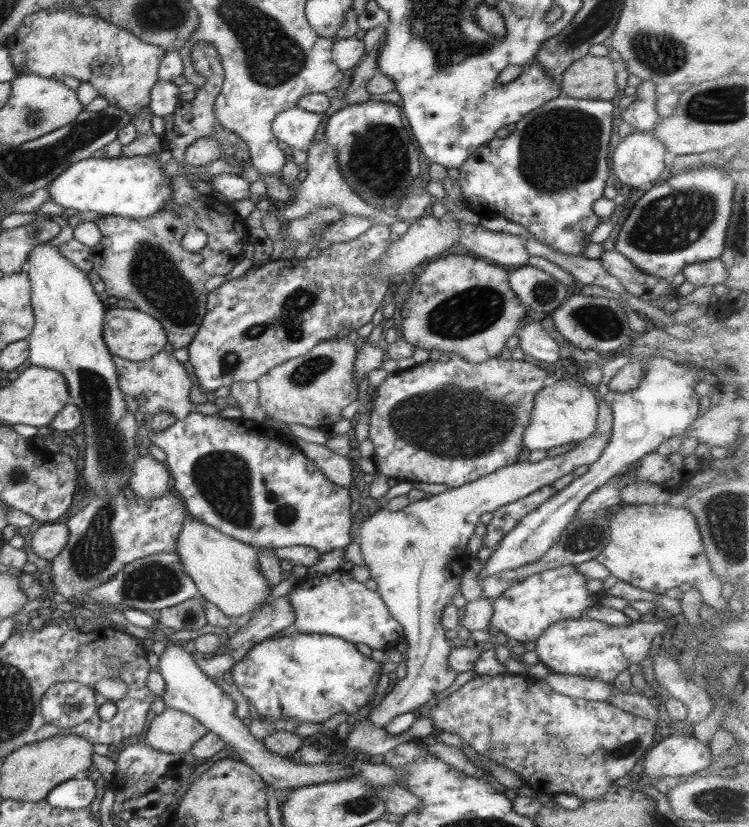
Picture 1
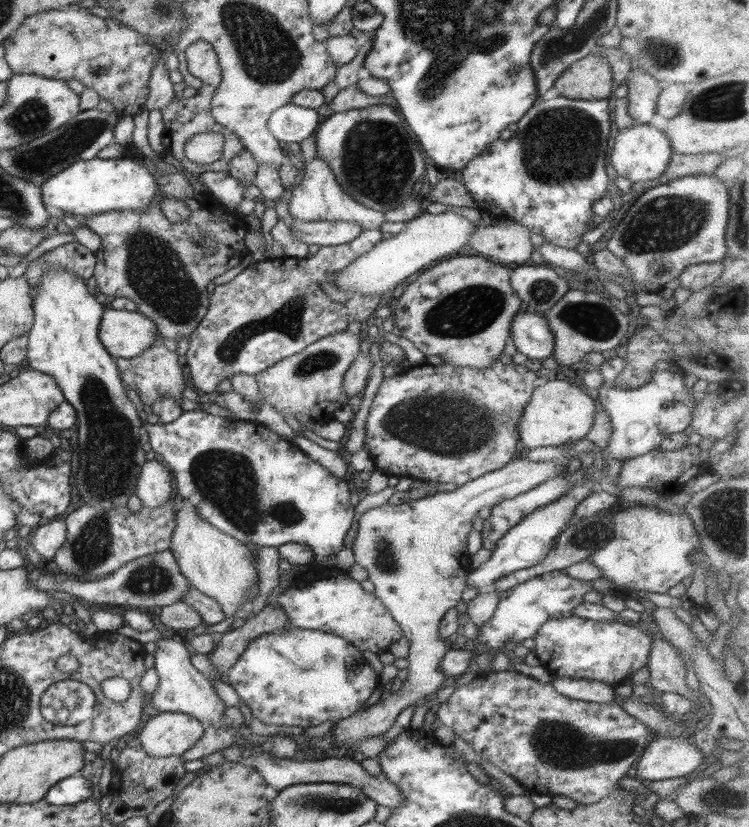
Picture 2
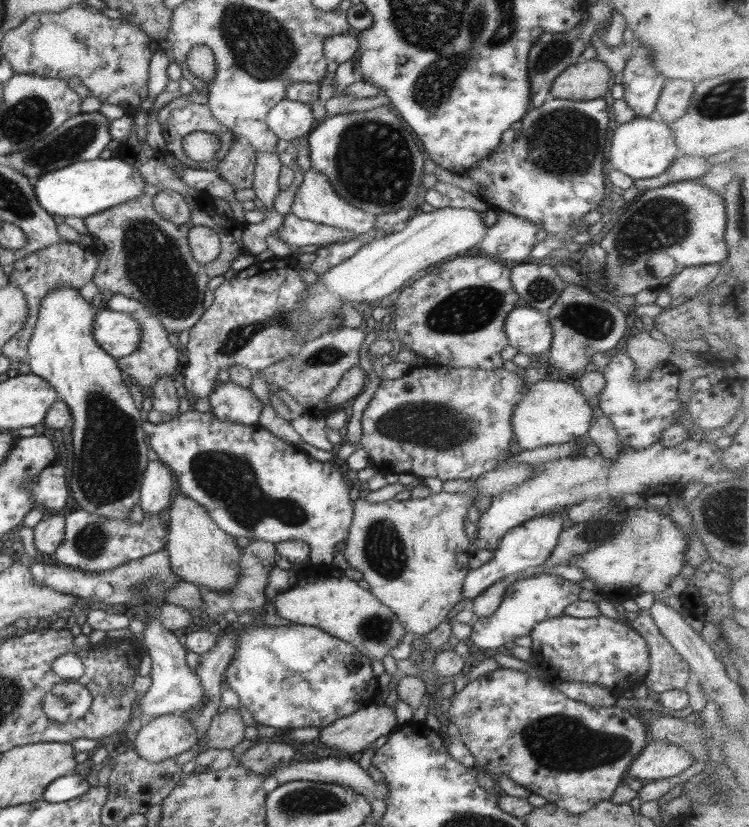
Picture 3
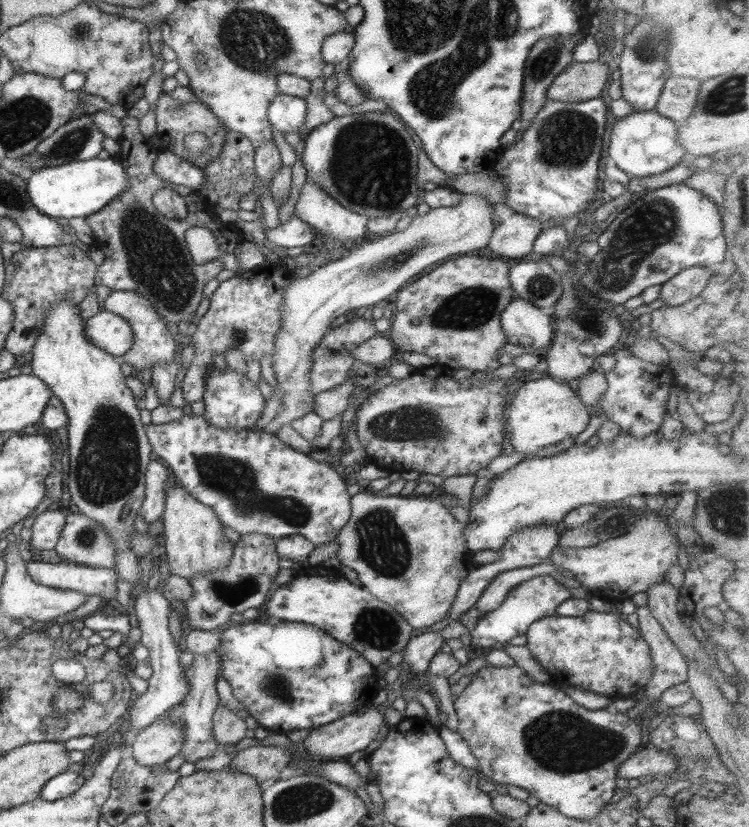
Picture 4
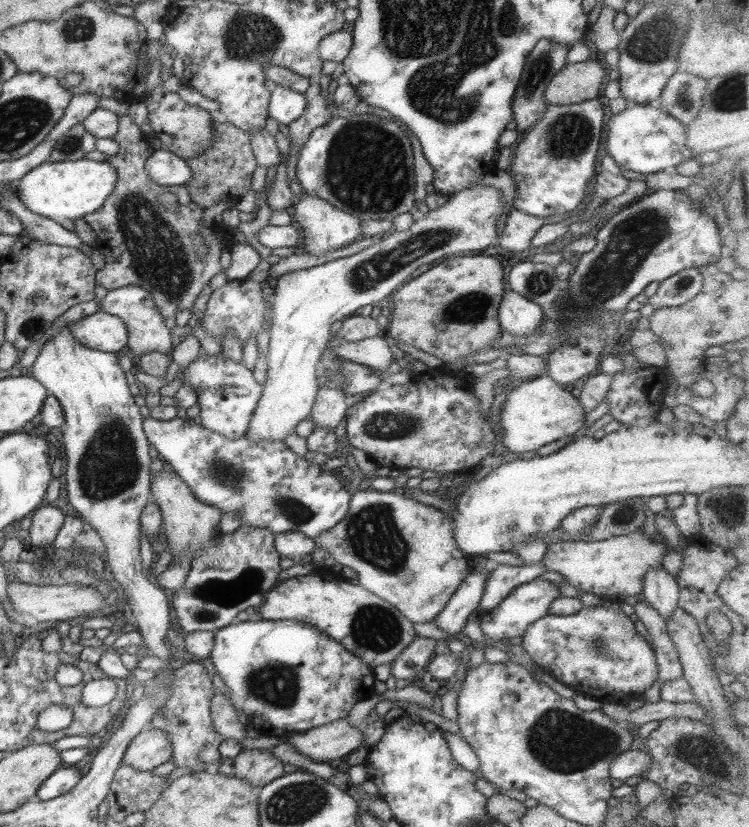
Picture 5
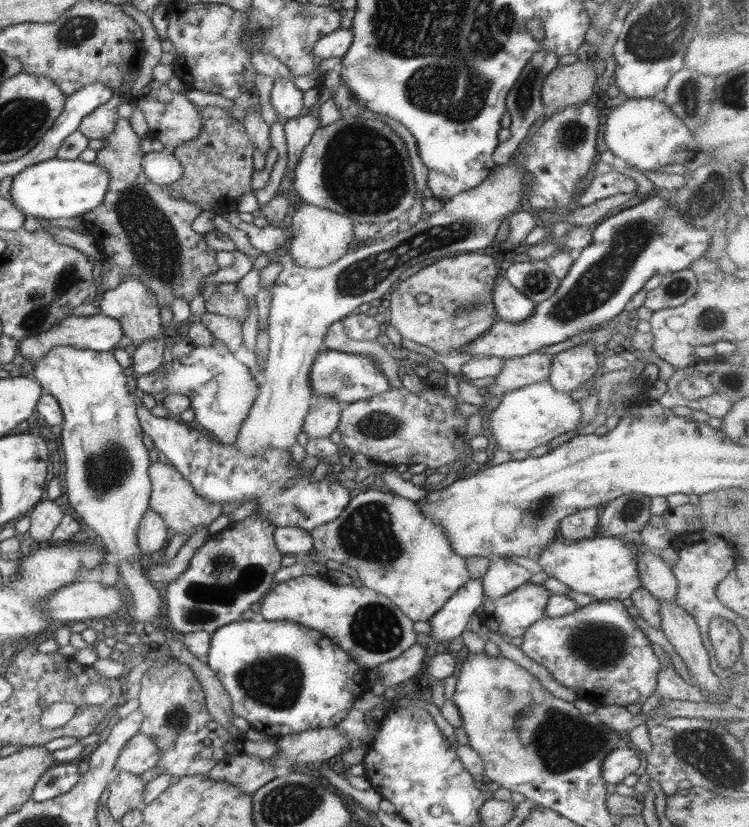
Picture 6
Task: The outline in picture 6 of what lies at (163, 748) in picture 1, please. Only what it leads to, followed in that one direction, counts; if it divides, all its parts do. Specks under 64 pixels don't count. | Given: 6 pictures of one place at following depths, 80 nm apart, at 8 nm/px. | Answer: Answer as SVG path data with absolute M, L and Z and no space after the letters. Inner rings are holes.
M138 732L124 745L115 762L116 772L131 772L144 774L148 769L154 768L160 758L157 742L149 736Z

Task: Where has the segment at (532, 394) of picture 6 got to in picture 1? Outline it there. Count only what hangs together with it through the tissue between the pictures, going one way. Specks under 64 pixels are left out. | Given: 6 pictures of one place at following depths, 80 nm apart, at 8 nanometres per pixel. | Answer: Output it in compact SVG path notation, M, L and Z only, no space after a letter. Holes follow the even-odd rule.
M552 380L534 397L530 424L523 432L523 447L528 450L550 450L554 446L580 442L596 430L599 409L593 387L576 380Z

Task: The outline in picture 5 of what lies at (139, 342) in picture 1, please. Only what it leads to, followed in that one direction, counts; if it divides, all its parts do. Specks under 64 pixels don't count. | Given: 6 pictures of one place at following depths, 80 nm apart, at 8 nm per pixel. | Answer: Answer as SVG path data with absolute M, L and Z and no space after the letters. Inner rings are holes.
M102 310L83 320L70 323L69 332L80 344L88 348L119 355L127 350L126 325L120 318Z

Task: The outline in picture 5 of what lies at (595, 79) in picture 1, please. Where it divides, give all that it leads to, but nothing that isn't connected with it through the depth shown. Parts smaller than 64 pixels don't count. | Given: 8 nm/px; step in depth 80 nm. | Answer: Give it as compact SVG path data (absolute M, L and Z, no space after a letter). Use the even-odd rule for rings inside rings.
M600 57L566 64L545 89L545 102L549 105L570 105L599 98L598 92L607 72L604 67Z

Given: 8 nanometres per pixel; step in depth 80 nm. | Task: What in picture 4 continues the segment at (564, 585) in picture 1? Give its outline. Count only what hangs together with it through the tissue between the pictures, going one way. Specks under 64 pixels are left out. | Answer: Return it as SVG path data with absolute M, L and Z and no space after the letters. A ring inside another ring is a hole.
M542 575L517 585L496 610L480 617L471 631L471 642L479 651L495 649L514 636L527 634L531 624L541 618L556 615L556 607L572 598L572 590L558 583L552 575Z

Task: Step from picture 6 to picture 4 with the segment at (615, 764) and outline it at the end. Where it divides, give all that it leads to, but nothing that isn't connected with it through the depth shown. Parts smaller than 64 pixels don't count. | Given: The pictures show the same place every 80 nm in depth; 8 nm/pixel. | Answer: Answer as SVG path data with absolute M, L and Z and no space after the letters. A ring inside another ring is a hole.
M648 745L632 753L622 764L619 764L617 776L621 783L630 778L639 780L651 779L654 775L671 772L677 767L677 758Z

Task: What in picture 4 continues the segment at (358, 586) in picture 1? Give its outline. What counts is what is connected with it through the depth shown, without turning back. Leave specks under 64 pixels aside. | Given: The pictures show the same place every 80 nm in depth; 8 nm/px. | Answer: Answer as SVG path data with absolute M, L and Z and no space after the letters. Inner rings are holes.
M323 563L302 570L288 584L275 586L261 614L266 618L317 626L356 650L375 668L385 664L393 654L404 651L412 639L412 626L393 606L377 600L361 585L354 586L341 569L326 567Z

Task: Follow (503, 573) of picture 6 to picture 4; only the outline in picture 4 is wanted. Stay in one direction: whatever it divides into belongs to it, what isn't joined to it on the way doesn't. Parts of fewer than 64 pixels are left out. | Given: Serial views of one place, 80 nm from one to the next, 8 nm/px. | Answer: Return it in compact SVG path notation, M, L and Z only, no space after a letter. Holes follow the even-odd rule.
M547 559L536 566L504 571L504 574L498 574L496 579L492 580L474 607L480 614L492 612L504 603L508 593L517 585L532 580L536 576L555 574L557 570L562 571L562 569L556 569Z

